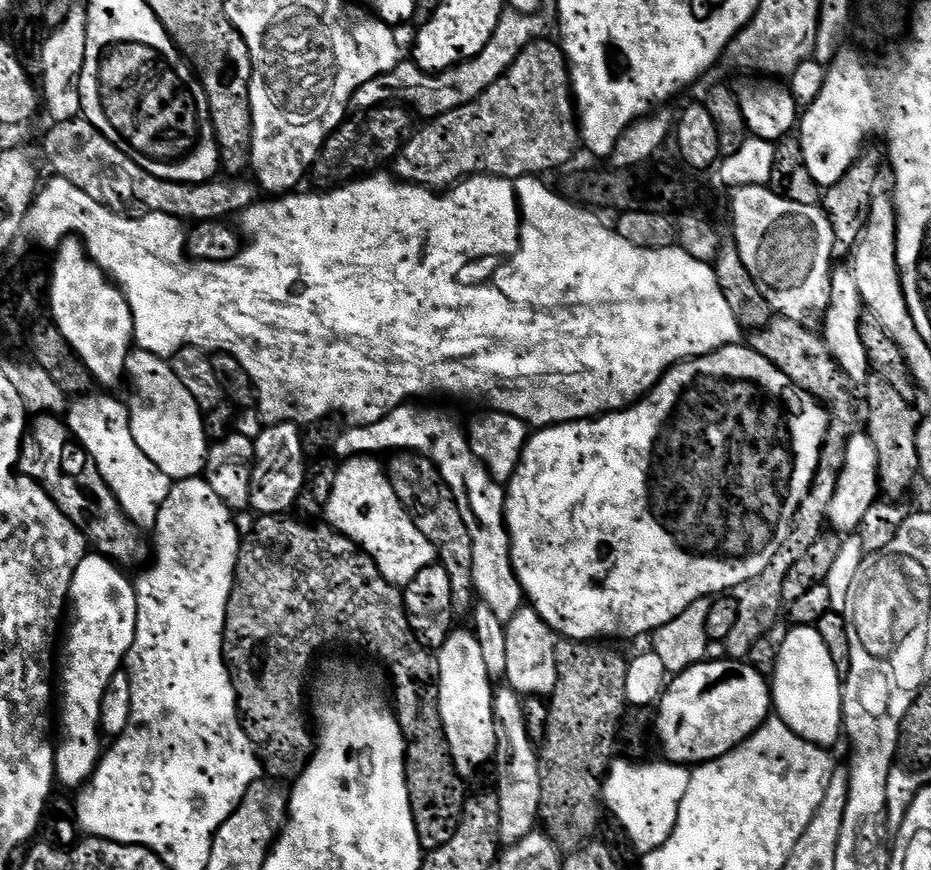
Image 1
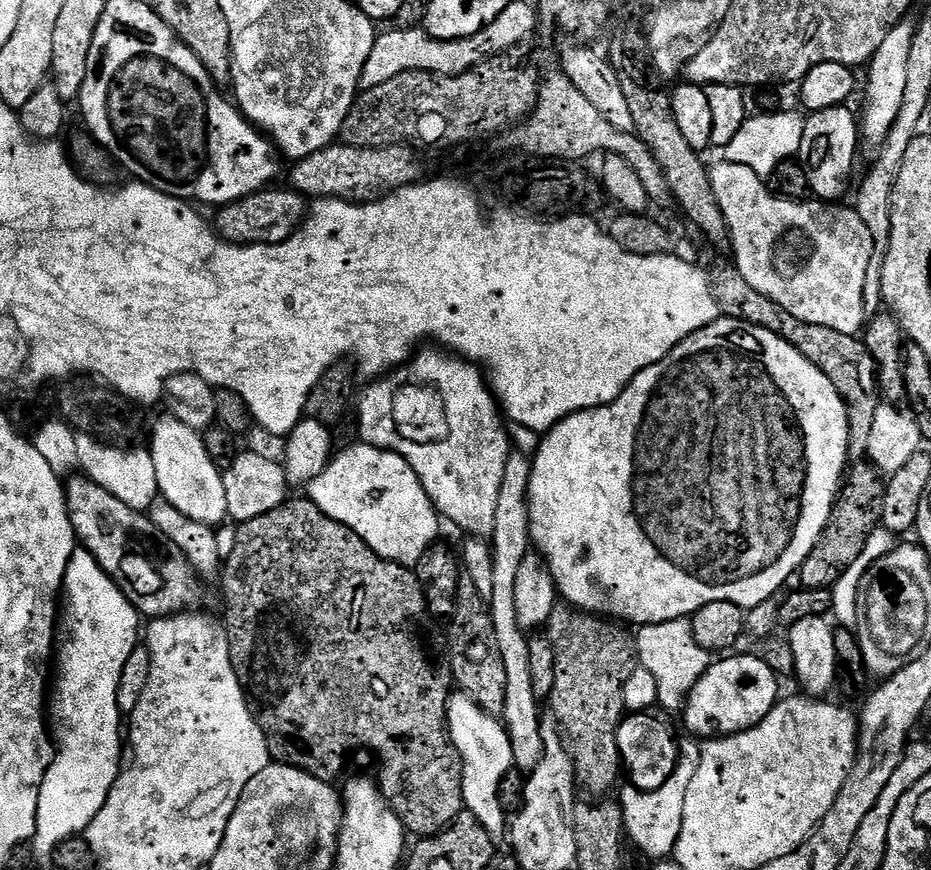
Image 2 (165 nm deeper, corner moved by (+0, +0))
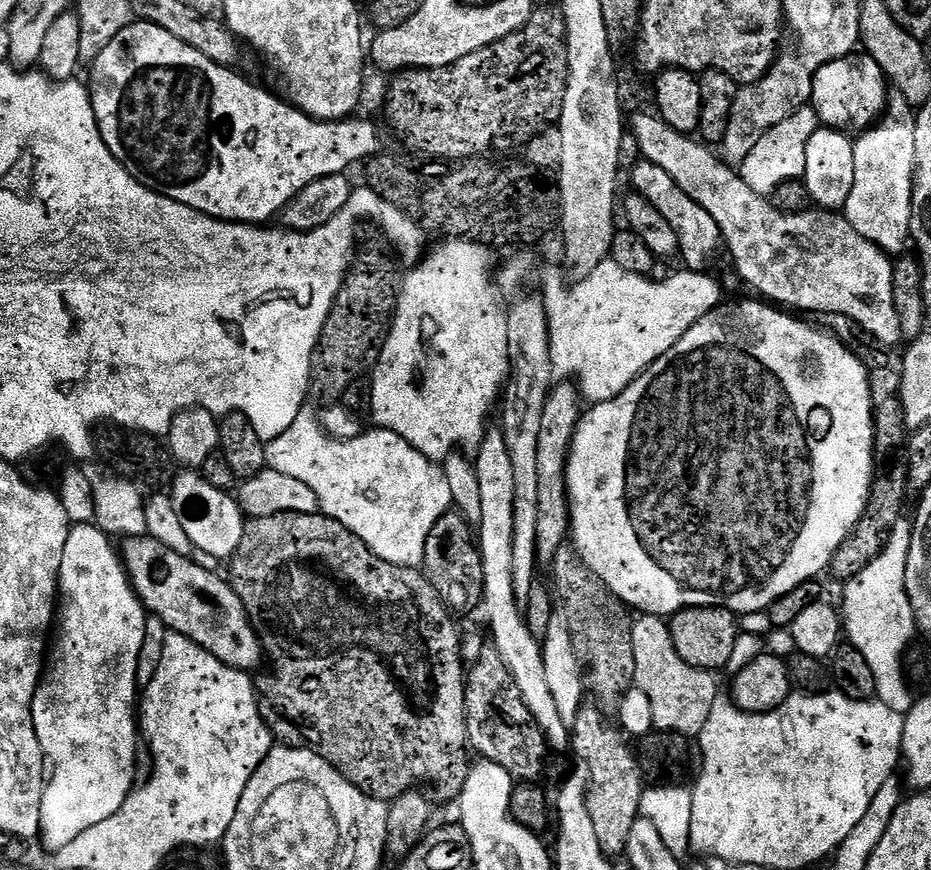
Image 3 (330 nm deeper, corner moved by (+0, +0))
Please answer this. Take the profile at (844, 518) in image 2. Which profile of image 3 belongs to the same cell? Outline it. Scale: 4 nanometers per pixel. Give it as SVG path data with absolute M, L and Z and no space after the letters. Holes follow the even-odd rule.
M886 398L886 402L875 405L872 418L874 430L874 475L872 478L872 494L868 497L868 507L864 509L862 518L854 526L854 530L838 546L830 565L830 572L847 582L858 576L870 562L878 558L887 544L892 527L905 515L904 495L909 495L907 476L907 458L909 433L904 426L904 411L897 398Z

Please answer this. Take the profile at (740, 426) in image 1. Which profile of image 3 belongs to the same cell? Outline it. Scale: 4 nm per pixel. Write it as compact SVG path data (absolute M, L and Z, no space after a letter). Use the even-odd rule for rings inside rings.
M744 300L741 304L724 302L713 312L707 312L701 320L694 322L694 326L690 326L690 330L686 330L686 334L682 334L682 338L678 338L678 342L674 342L674 346L670 346L670 350L666 350L666 354L662 354L662 358L655 360L637 380L630 382L630 386L622 395L615 396L613 400L607 400L601 404L591 405L581 415L576 427L576 433L572 439L572 449L568 455L568 509L572 511L570 540L576 553L580 555L582 562L586 562L589 570L598 574L598 578L602 578L605 586L621 602L627 604L629 609L636 611L637 608L637 613L668 618L682 611L683 608L728 608L737 614L763 612L778 598L782 598L782 594L790 594L790 590L794 590L794 586L804 584L807 580L816 580L819 577L819 572L823 568L825 571L831 565L838 546L842 546L842 542L852 533L854 526L862 518L864 509L868 507L868 497L872 494L874 475L874 453L872 450L874 446L874 430L872 429L874 405L866 366L862 366L859 358L832 333L824 331L819 326L813 326L811 323L808 325L804 320L795 320L792 317L795 315L789 314L771 303L756 300Z

